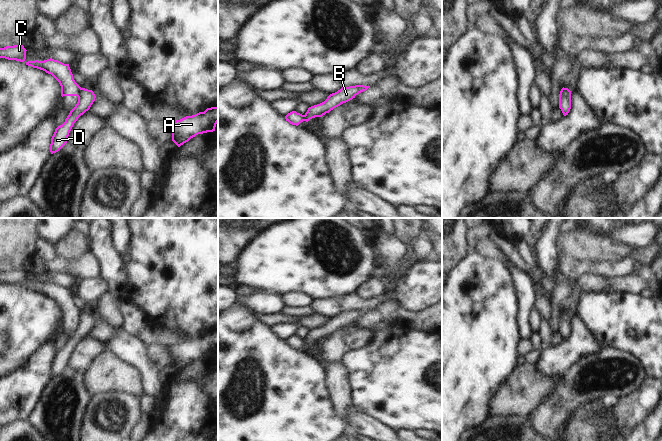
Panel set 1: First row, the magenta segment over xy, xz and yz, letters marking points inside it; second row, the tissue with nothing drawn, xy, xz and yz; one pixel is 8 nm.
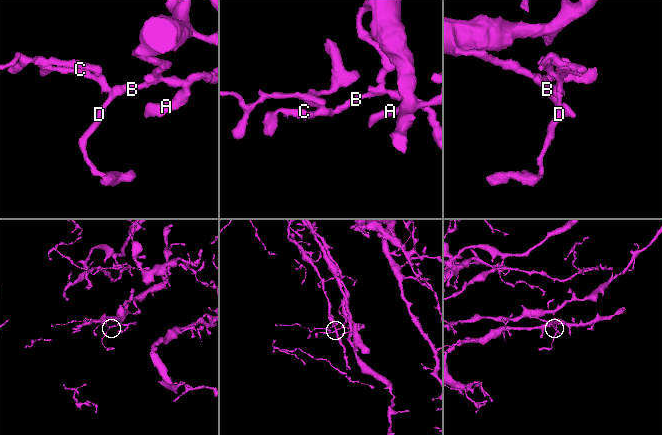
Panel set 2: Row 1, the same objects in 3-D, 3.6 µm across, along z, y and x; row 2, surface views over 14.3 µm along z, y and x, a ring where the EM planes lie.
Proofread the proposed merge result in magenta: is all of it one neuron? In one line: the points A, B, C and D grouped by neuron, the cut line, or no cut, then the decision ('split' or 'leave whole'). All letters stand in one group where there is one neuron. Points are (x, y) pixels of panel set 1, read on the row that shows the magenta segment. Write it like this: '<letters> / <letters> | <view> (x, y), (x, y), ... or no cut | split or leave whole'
A B D / C | xy (81, 88), (78, 97) | split

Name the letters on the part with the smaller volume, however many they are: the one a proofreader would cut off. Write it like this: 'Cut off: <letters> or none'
Cut off: C

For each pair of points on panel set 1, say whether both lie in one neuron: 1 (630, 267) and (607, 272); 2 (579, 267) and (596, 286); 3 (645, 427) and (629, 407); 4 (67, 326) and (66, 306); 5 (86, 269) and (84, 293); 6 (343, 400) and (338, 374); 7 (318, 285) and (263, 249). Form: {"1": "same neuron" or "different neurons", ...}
{"1": "same neuron", "2": "different neurons", "3": "different neurons", "4": "same neuron", "5": "different neurons", "6": "same neuron", "7": "same neuron"}

